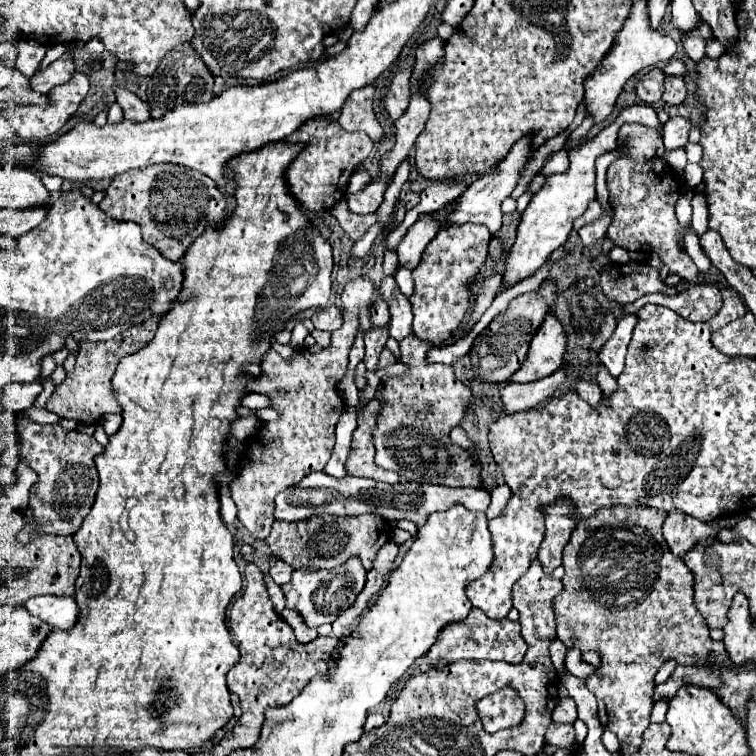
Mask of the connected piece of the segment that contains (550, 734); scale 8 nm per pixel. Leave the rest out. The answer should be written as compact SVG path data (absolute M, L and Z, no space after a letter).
M551 723L545 733L547 745L557 745L569 749L575 743L575 729L571 723Z

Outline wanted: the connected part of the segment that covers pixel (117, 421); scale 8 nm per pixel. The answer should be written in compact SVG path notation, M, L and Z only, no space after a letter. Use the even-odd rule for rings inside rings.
M107 415L107 417L103 417L103 419L99 421L99 425L101 425L103 431L111 437L111 435L117 433L119 427L121 427L121 415Z

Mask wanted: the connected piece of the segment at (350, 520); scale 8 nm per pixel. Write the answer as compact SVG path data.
M367 513L367 515L319 515L311 517L309 521L299 523L283 523L275 521L269 537L265 543L273 551L273 555L287 565L299 569L299 567L313 567L313 569L335 569L343 565L349 557L359 557L365 571L373 567L373 559L377 551L385 545L385 541L391 539L391 525L379 515Z

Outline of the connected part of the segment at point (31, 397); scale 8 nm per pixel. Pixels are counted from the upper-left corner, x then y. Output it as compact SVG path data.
M39 381L31 383L31 385L19 385L19 383L11 383L5 387L5 393L1 397L1 403L11 409L13 413L21 413L27 407L31 407L37 399L37 395L43 391L43 385Z

